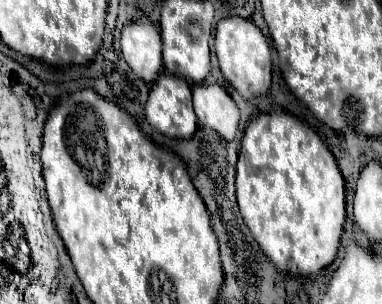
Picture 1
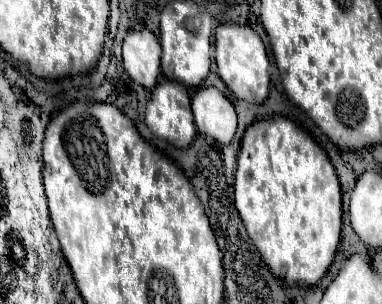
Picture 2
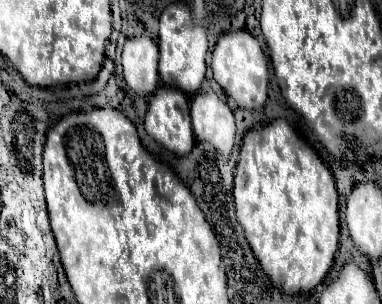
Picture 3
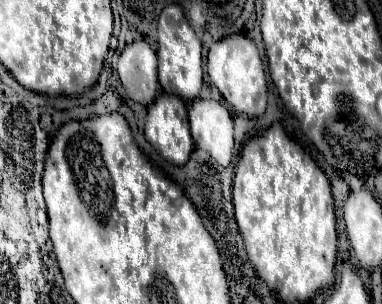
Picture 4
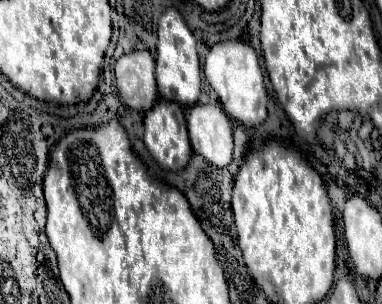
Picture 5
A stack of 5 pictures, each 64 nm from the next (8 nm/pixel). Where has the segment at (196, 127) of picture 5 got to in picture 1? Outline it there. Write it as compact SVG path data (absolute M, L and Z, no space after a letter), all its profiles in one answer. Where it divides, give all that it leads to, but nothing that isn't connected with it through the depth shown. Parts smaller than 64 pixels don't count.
M198 84L192 90L198 126L212 128L224 140L232 140L238 128L238 106L218 84Z

